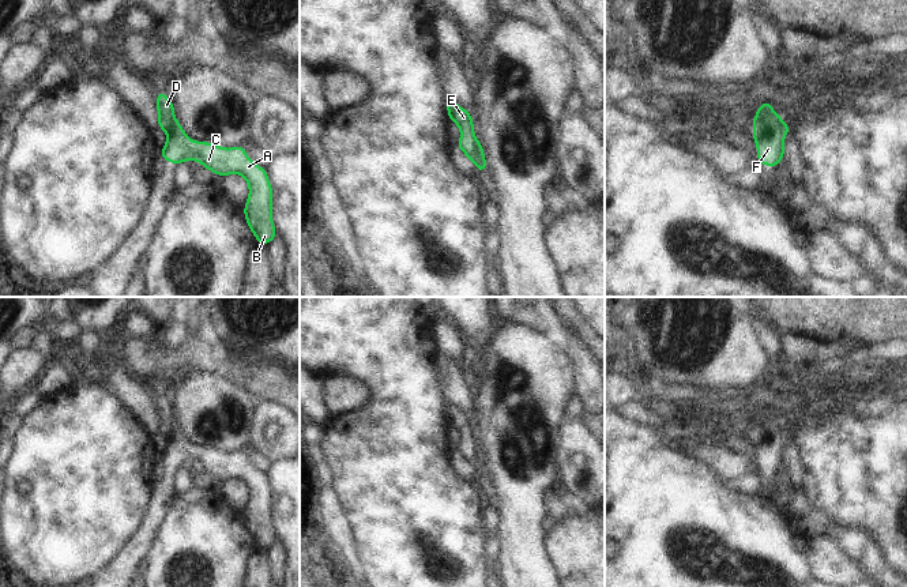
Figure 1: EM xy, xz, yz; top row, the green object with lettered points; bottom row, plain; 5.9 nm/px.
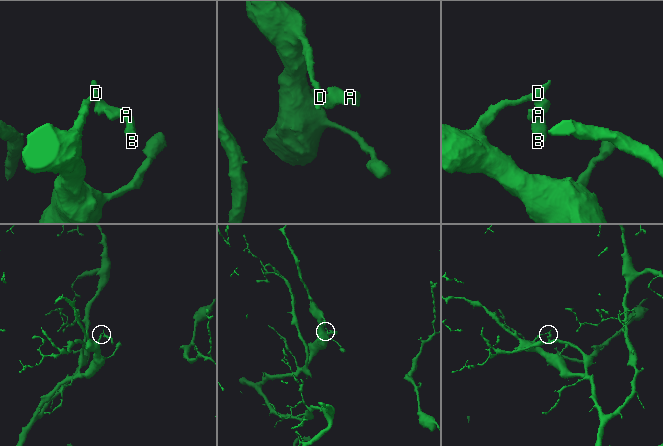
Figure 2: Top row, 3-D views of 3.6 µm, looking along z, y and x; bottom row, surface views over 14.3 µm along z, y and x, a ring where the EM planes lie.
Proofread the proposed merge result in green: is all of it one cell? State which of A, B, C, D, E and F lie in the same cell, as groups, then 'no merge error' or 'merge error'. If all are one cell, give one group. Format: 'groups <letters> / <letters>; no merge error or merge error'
groups A B C F / D E; merge error

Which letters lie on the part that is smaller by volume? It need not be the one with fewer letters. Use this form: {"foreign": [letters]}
{"foreign": ["A", "B", "C", "F"]}

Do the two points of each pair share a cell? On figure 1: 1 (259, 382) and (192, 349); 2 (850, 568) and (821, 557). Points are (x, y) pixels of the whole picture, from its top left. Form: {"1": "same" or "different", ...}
{"1": "same", "2": "same"}

